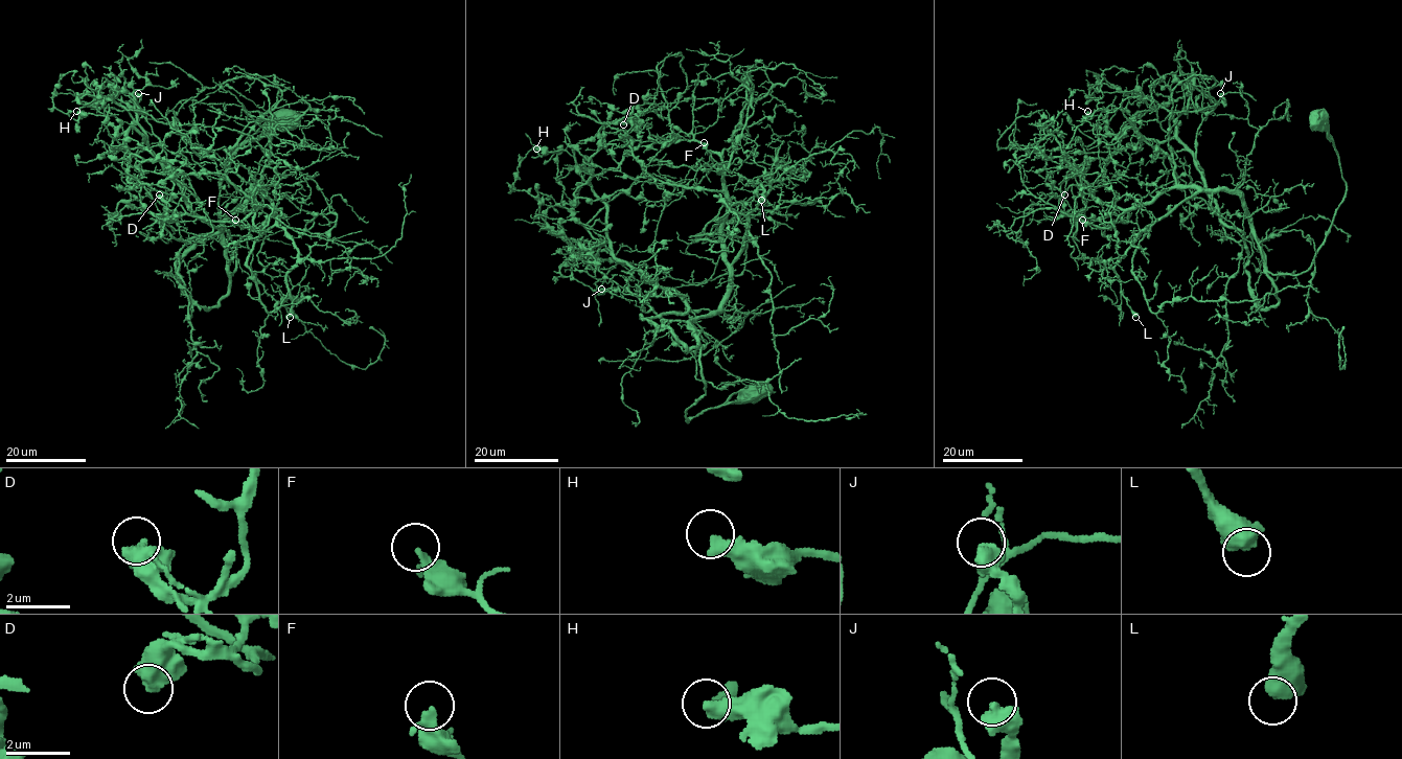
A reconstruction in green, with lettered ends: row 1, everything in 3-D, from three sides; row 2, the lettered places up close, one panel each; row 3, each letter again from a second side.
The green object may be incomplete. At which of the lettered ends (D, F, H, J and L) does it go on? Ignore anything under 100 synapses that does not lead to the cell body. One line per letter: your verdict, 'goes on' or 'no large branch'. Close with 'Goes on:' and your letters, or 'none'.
D: no large branch
F: no large branch
H: no large branch
J: no large branch
L: goes on
Goes on: L

